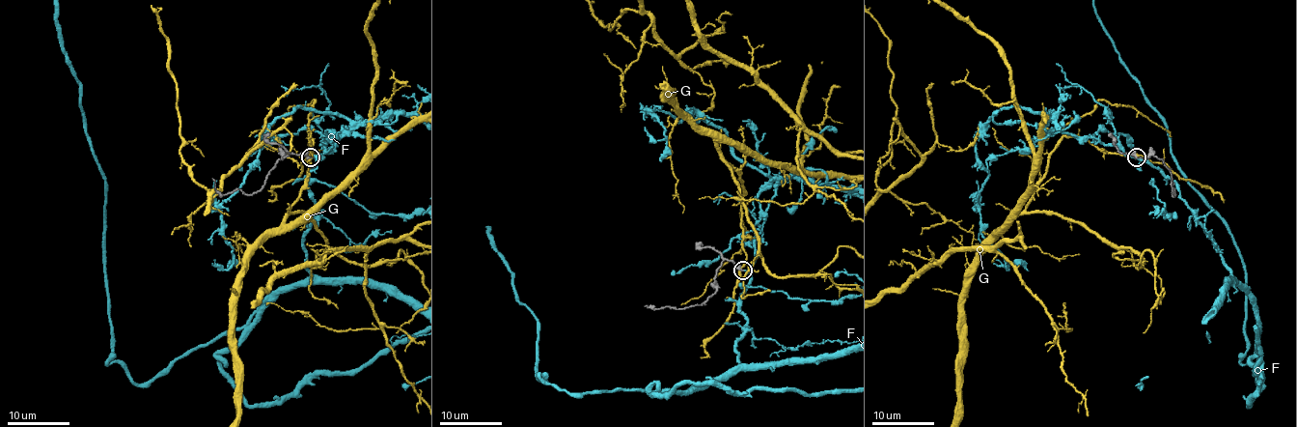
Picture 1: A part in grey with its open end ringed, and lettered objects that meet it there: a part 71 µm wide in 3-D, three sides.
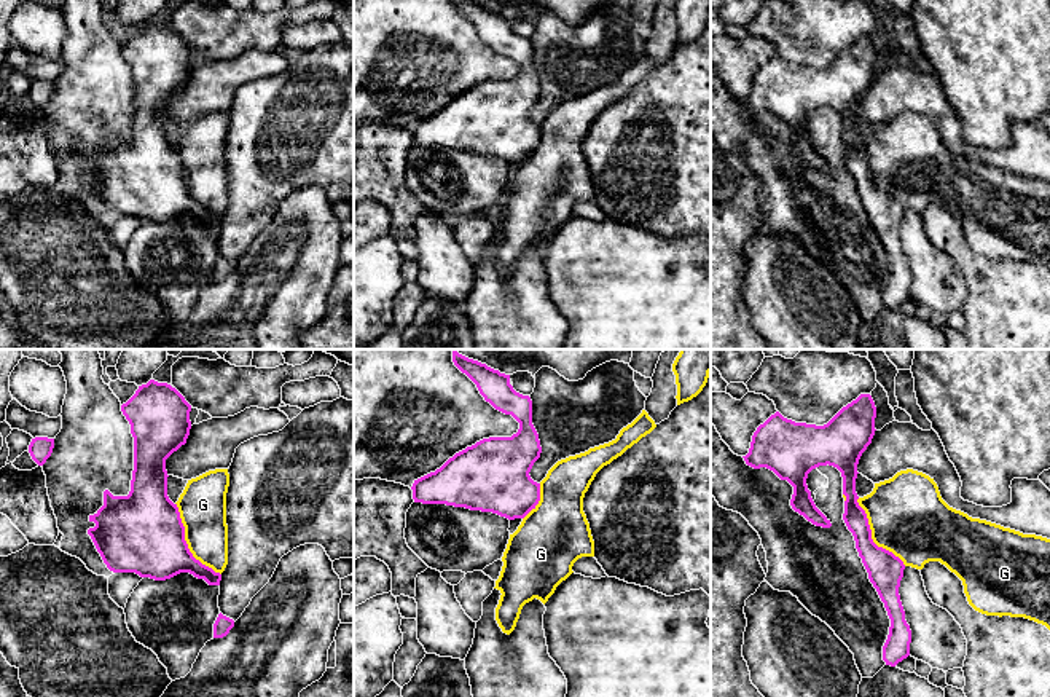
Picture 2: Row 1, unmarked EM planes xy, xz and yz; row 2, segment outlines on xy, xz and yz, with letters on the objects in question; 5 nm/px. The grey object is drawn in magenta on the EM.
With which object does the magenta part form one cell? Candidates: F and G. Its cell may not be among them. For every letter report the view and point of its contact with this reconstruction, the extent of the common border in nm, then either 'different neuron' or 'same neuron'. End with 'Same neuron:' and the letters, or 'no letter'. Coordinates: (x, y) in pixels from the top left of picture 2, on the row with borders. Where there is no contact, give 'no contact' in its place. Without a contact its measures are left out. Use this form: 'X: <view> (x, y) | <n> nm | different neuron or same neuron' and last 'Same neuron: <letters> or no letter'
F: no contact | same neuron
G: xy (185, 543) | 440 nm | different neuron
Same neuron: F

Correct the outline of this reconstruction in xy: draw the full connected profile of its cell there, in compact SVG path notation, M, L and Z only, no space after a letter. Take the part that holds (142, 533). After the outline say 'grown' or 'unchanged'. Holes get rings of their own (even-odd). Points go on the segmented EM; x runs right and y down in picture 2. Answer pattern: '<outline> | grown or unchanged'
M150 380L121 405L134 437L134 471L127 496L104 491L104 506L88 530L113 573L166 581L180 573L220 585L221 574L193 557L177 504L167 496L166 459L186 443L191 405L170 384Z | unchanged

